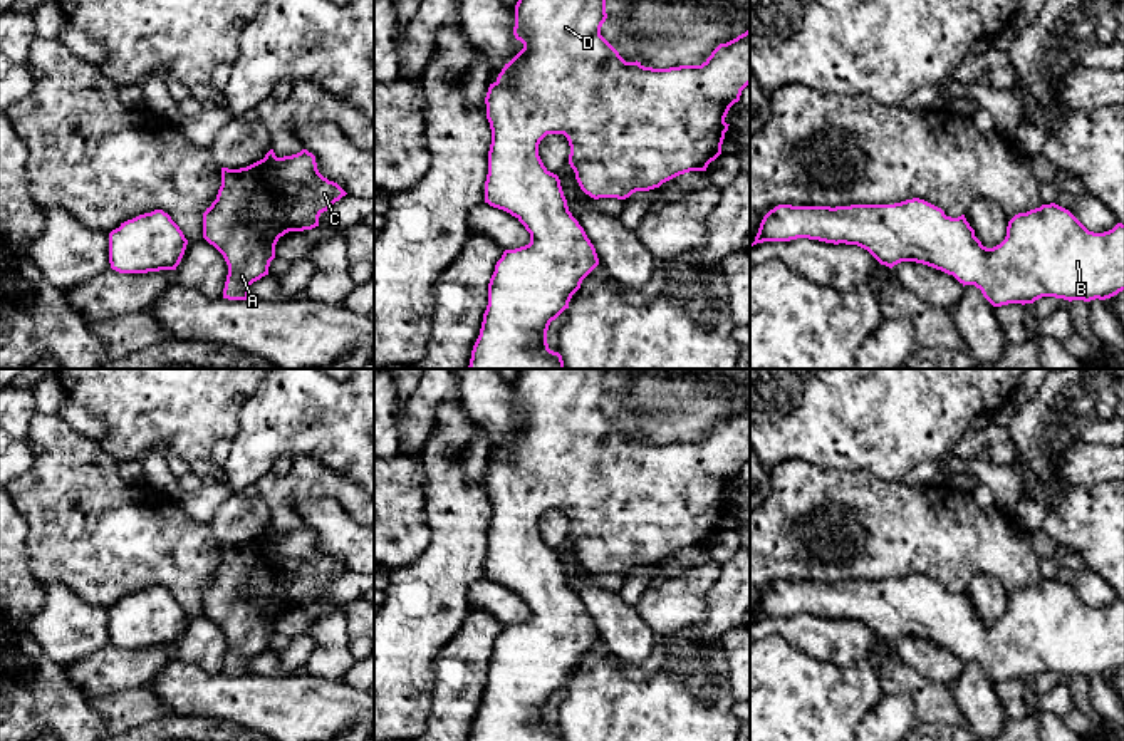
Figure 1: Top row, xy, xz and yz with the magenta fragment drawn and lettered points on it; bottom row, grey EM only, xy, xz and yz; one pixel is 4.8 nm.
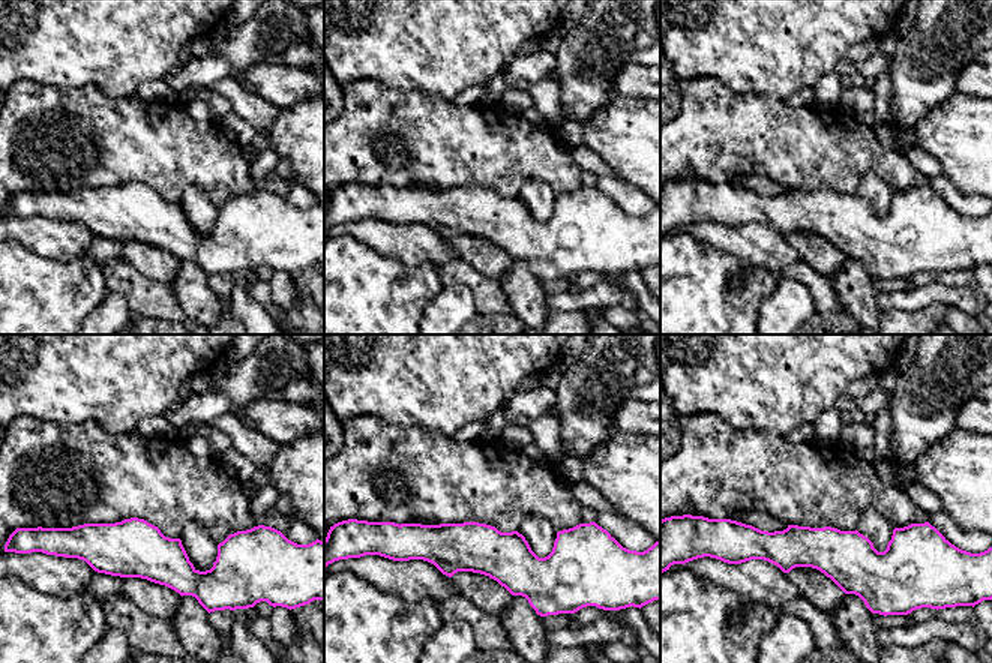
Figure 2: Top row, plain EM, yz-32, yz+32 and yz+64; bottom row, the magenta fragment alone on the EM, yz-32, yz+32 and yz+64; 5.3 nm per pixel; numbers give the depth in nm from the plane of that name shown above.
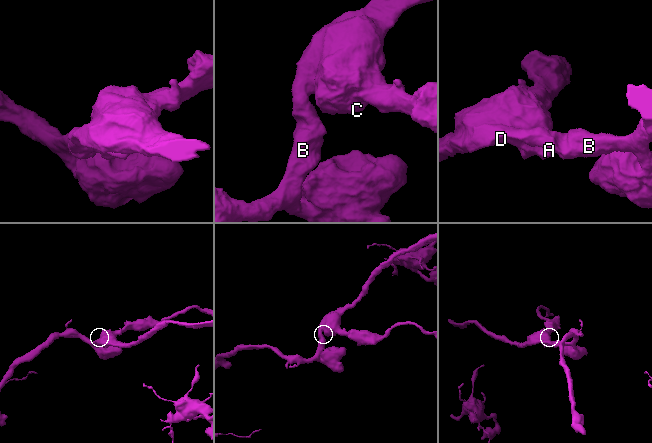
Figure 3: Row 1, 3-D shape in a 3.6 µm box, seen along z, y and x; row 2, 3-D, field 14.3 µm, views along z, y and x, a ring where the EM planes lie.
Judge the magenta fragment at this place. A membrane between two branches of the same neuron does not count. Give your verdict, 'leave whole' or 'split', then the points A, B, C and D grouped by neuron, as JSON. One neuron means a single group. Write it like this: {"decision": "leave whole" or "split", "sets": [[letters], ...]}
{"decision": "leave whole", "sets": [["A", "B", "C", "D"]]}

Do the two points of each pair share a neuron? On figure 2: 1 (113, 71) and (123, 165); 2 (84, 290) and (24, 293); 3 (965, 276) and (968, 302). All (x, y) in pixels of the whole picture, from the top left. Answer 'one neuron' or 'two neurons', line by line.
1: two neurons
2: one neuron
3: two neurons

